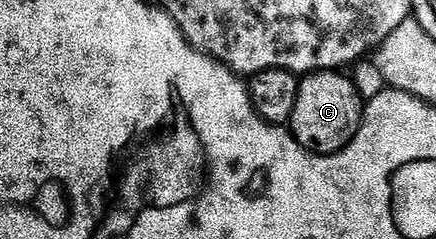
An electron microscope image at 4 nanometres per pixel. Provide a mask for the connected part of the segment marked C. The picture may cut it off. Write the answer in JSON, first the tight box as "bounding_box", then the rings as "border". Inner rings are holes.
{"bounding_box":[290,69,366,153],"border":[[[320,69],[299,78],[300,90],[292,112],[290,132],[302,148],[312,153],[338,153],[360,130],[366,101],[360,98],[355,83],[344,75],[334,69]]]}

